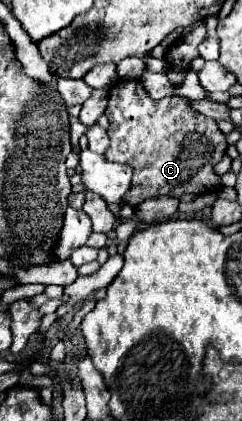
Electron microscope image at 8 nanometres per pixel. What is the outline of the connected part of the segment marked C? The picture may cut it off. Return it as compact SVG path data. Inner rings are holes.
M119 80L109 90L105 114L109 118L107 134L111 138L105 158L133 166L133 182L125 204L137 206L147 198L217 192L221 188L221 176L213 168L225 156L225 134L215 120L191 110L187 98L167 96L153 100L139 80Z

